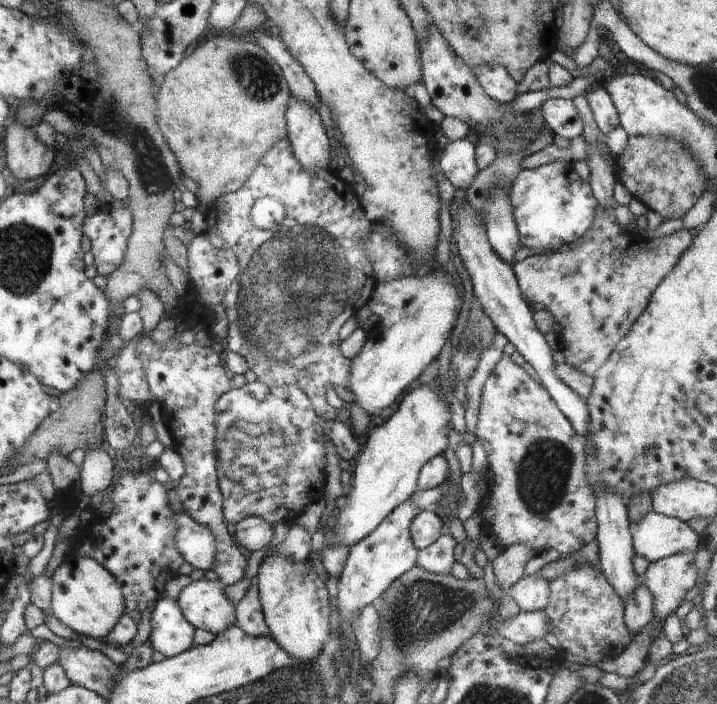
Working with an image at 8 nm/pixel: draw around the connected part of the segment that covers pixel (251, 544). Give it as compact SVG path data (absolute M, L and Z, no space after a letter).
M248 516L235 527L237 542L248 552L264 550L274 540L274 525L263 518Z

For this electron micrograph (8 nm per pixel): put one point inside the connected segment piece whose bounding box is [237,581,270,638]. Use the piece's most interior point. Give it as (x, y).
(250, 614)

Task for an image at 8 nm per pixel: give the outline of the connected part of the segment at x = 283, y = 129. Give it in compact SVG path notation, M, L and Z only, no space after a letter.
M210 34L210 36L212 36L212 38L198 47L191 55L188 55L178 65L178 68L175 68L172 72L164 76L160 81L157 96L158 120L162 127L162 132L164 132L168 142L170 142L172 150L178 155L180 166L185 176L189 176L199 185L198 200L201 204L204 204L204 206L212 206L220 198L225 197L226 194L238 192L238 190L245 185L245 182L249 180L254 170L257 169L262 158L269 153L278 141L287 138L288 119L285 115L290 98L292 97L292 91L289 89L288 80L285 78L281 66L277 62L274 62L273 57L268 51L258 46L258 43L255 43L248 37L242 37L236 34L230 38L228 38L228 36L218 36L217 34Z

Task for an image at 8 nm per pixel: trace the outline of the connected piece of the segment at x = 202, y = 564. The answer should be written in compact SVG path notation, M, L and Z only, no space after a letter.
M192 515L178 516L178 548L188 563L204 570L215 570L218 564L218 540L210 527L200 524Z

